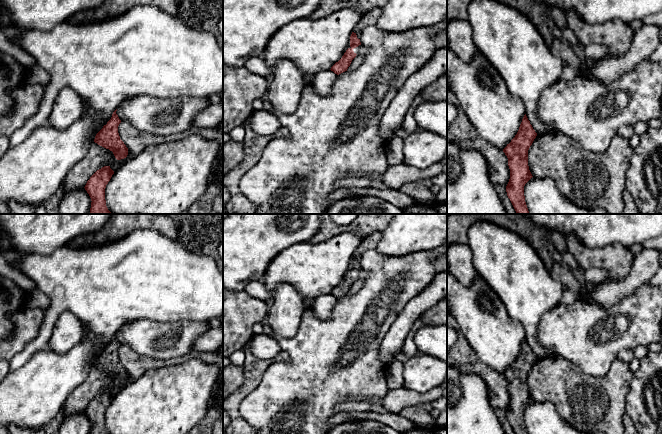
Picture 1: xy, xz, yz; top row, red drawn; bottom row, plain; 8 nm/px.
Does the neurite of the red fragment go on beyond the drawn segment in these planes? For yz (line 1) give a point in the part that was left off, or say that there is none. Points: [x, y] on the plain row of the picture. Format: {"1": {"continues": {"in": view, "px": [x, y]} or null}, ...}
{"1": {"continues": null}}

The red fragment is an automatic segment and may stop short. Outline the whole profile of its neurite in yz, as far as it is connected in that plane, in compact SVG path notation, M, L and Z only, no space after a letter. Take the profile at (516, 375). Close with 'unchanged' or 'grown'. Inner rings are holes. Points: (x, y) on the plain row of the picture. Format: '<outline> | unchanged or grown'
M525 338L517 358L503 373L510 393L506 416L515 434L528 434L524 410L533 401L528 390L528 374L536 360L537 357Z | unchanged

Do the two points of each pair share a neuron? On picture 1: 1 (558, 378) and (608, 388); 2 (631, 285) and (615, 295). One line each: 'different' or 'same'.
1: same
2: same

